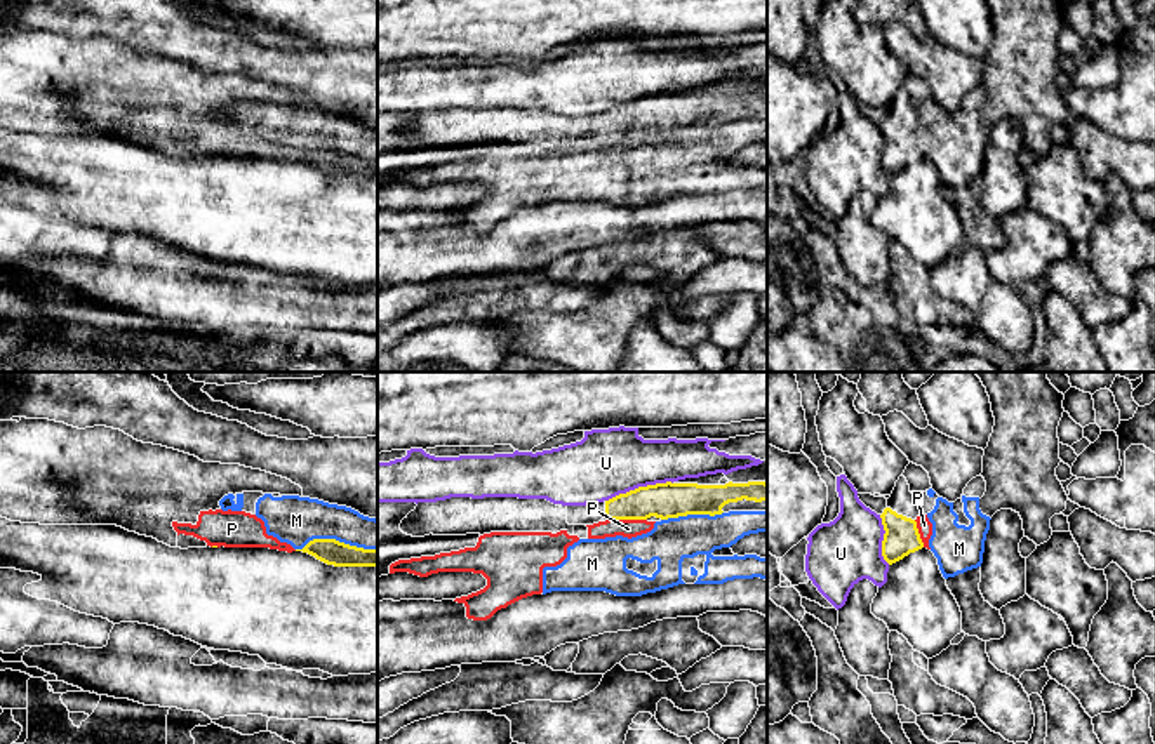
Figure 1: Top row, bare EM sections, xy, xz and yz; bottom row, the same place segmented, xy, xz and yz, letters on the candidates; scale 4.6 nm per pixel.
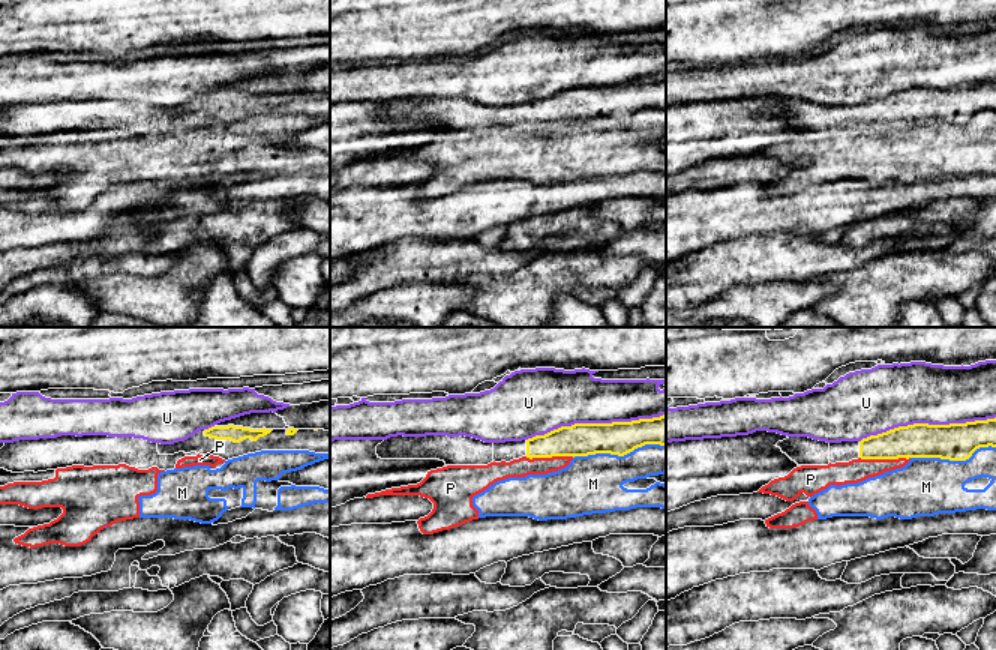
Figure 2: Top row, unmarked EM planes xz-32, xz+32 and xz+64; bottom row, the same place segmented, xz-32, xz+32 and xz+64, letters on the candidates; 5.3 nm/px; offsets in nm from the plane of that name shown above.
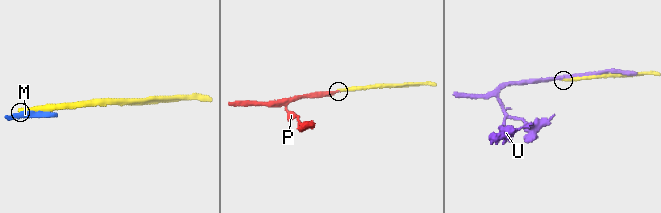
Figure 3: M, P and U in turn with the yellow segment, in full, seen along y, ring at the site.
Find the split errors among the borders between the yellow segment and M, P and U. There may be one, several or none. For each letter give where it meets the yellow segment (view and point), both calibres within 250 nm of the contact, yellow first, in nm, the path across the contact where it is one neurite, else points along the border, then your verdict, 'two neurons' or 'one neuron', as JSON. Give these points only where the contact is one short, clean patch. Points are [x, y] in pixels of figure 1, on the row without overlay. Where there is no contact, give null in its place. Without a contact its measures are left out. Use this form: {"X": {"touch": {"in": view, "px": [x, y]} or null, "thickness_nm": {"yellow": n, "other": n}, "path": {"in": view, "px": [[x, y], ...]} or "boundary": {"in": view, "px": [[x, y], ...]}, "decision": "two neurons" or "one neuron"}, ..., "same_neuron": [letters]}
{"M": {"touch": {"in": "xy", "px": [336, 152]}, "thickness_nm": {"yellow": 120, "other": 220}, "decision": "two neurons"}, "P": {"touch": {"in": "xz", "px": [627, 129]}, "thickness_nm": {"yellow": 160, "other": 80}, "boundary": {"in": "xz", "px": [[607, 129], [646, 131]]}, "decision": "two neurons"}, "U": {"touch": {"in": "xz", "px": [639, 98]}, "thickness_nm": {"yellow": 160, "other": 320}, "decision": "two neurons"}, "same_neuron": []}

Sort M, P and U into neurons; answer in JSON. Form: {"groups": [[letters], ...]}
{"groups": [["M", "P"], ["U"]]}

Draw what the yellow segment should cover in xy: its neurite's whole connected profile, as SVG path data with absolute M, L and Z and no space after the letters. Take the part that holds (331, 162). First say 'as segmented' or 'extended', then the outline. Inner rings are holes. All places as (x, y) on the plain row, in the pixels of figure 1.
as segmented; M313 149L296 162L308 163L334 177L377 177L377 160L364 160L336 149Z

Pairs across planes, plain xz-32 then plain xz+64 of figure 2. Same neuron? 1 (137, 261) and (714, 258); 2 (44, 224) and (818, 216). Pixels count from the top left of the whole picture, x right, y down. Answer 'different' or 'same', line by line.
1: same
2: same

